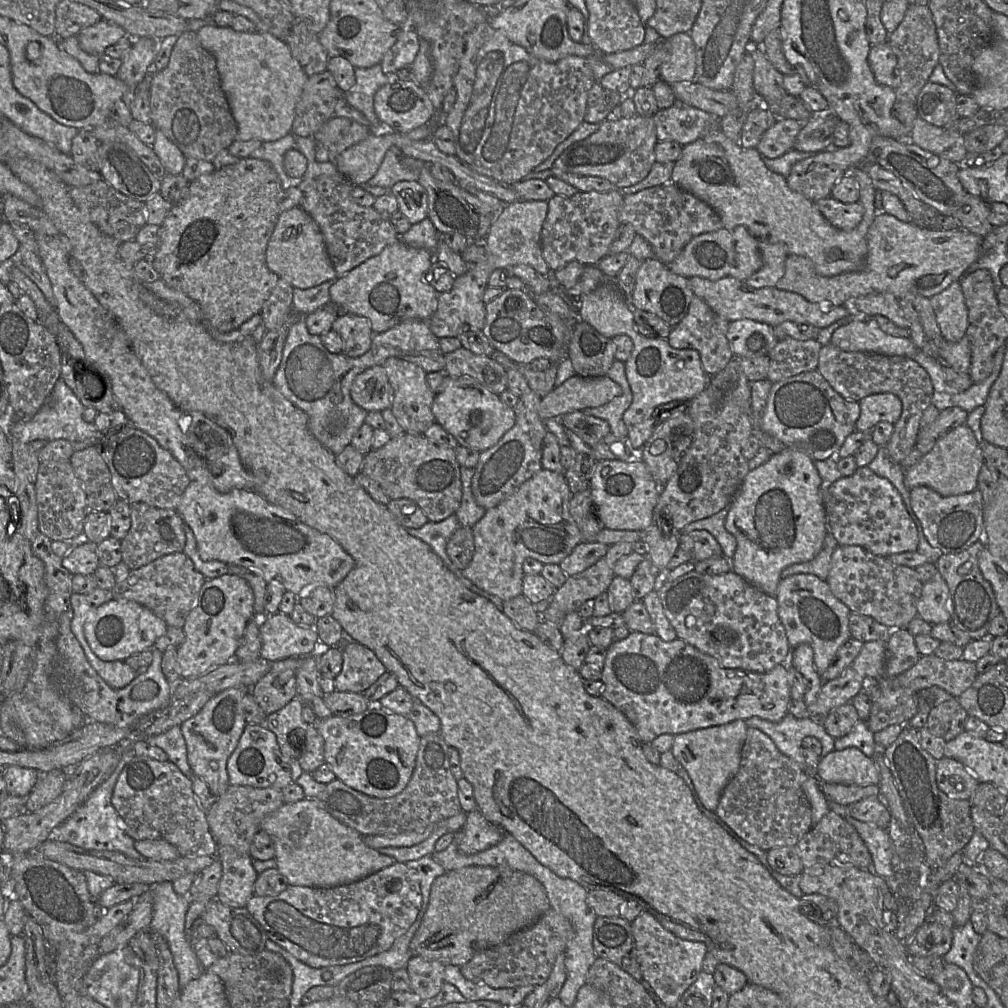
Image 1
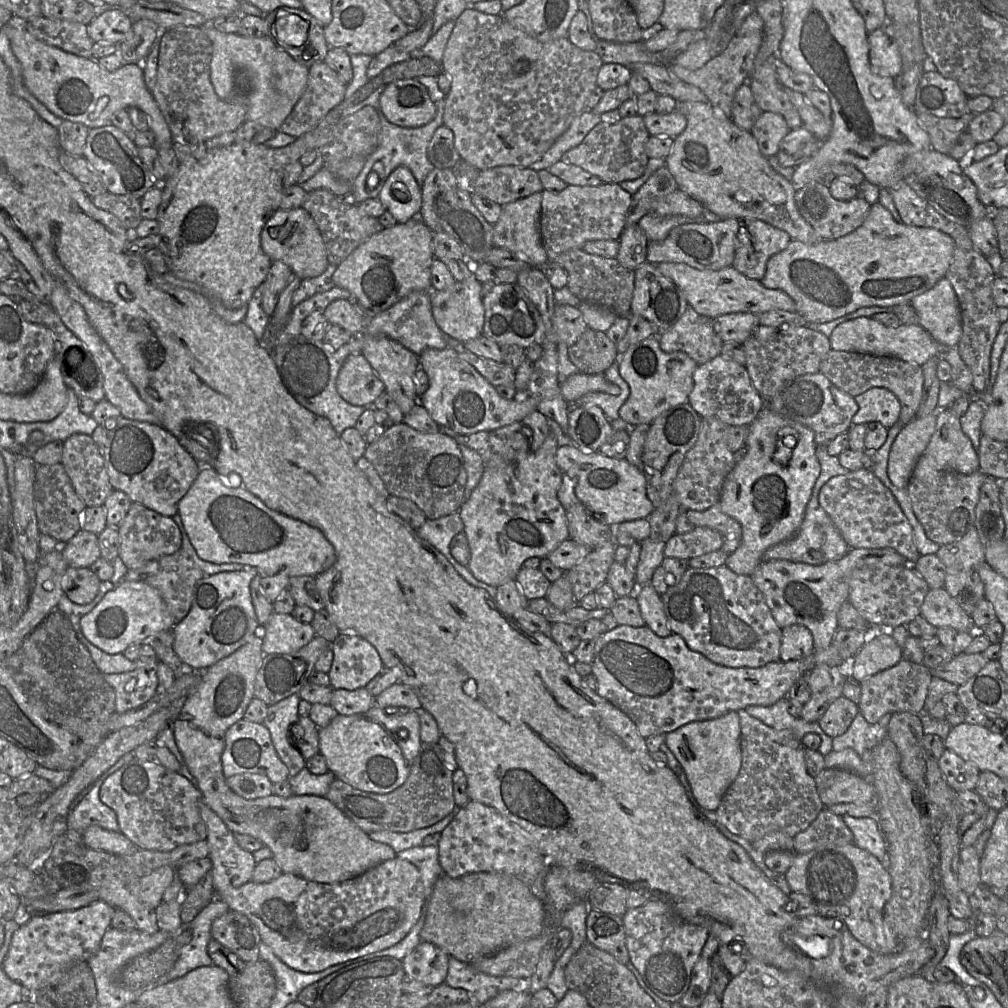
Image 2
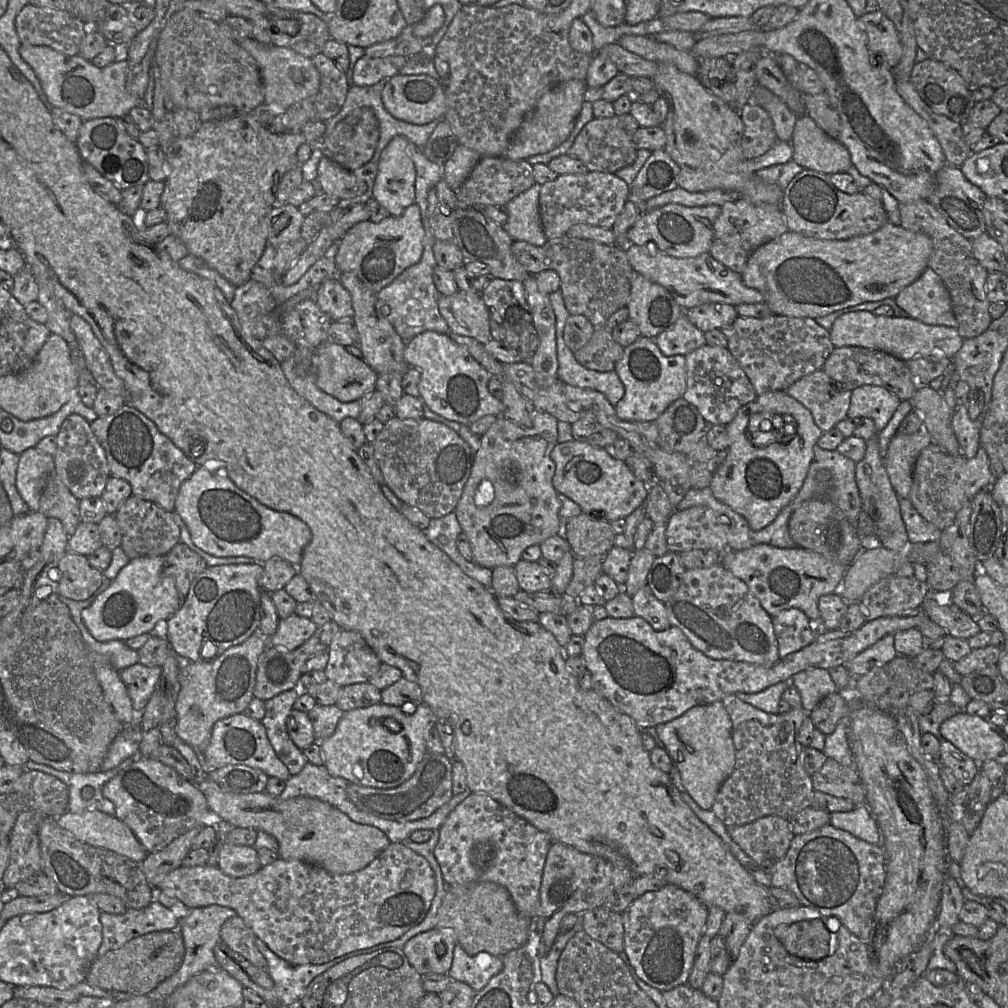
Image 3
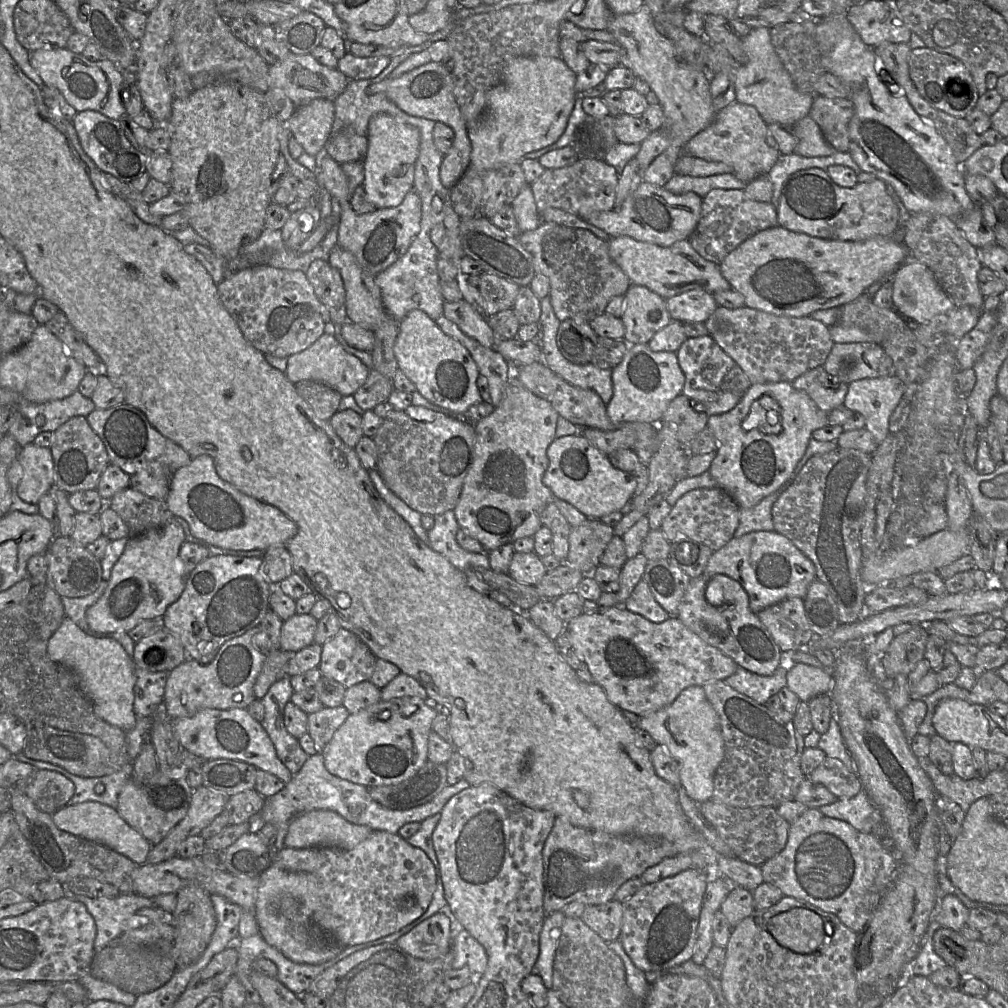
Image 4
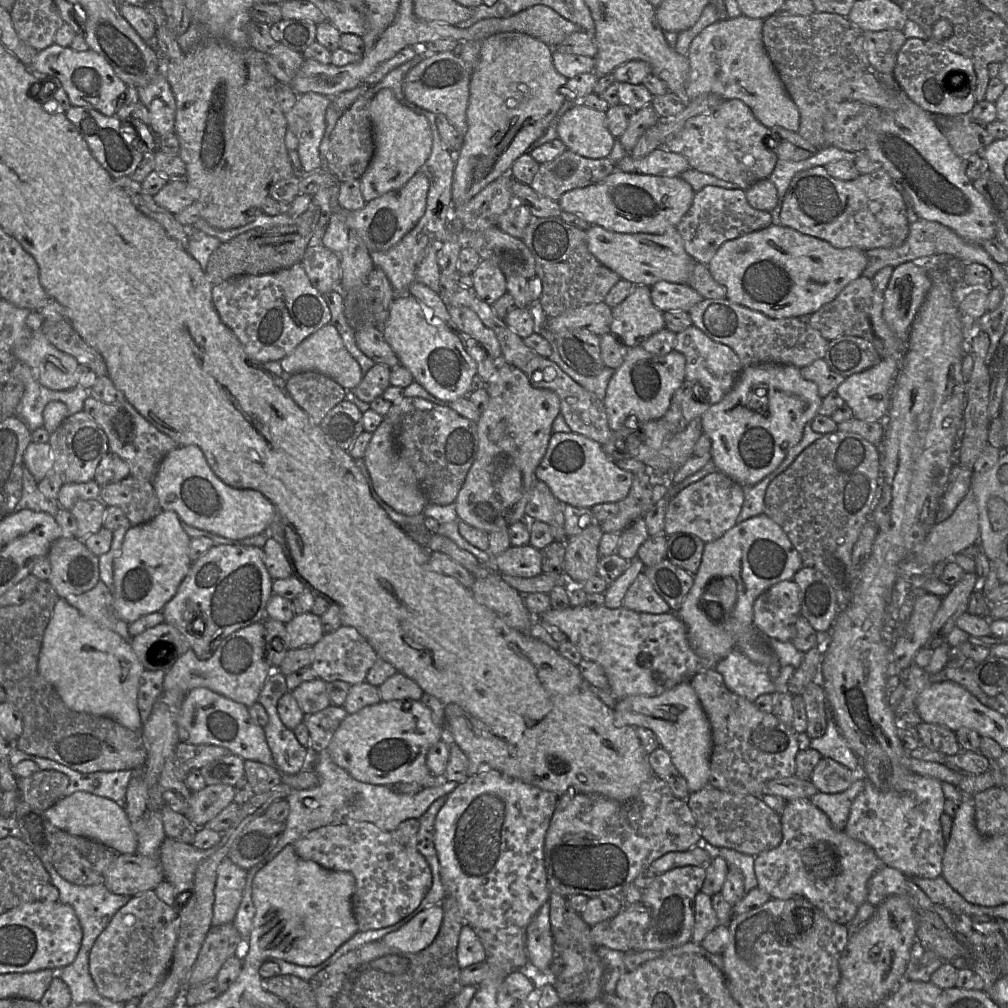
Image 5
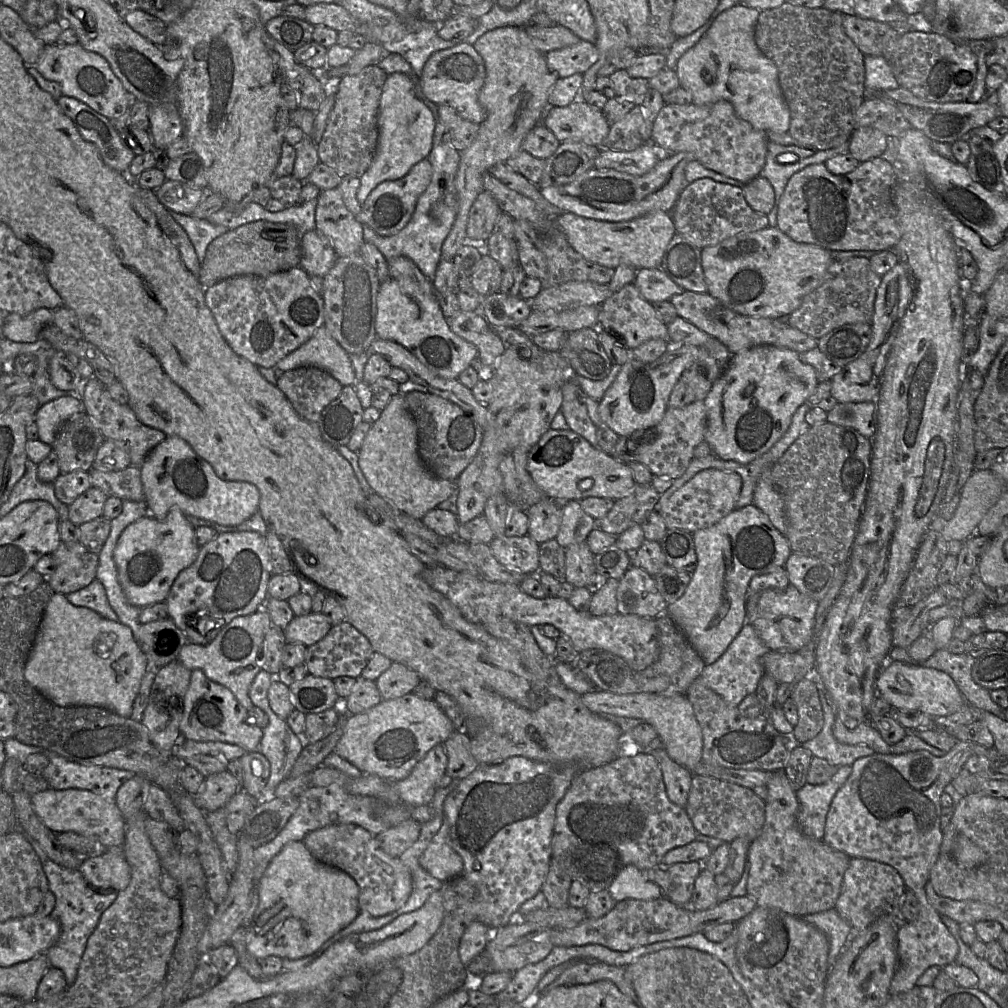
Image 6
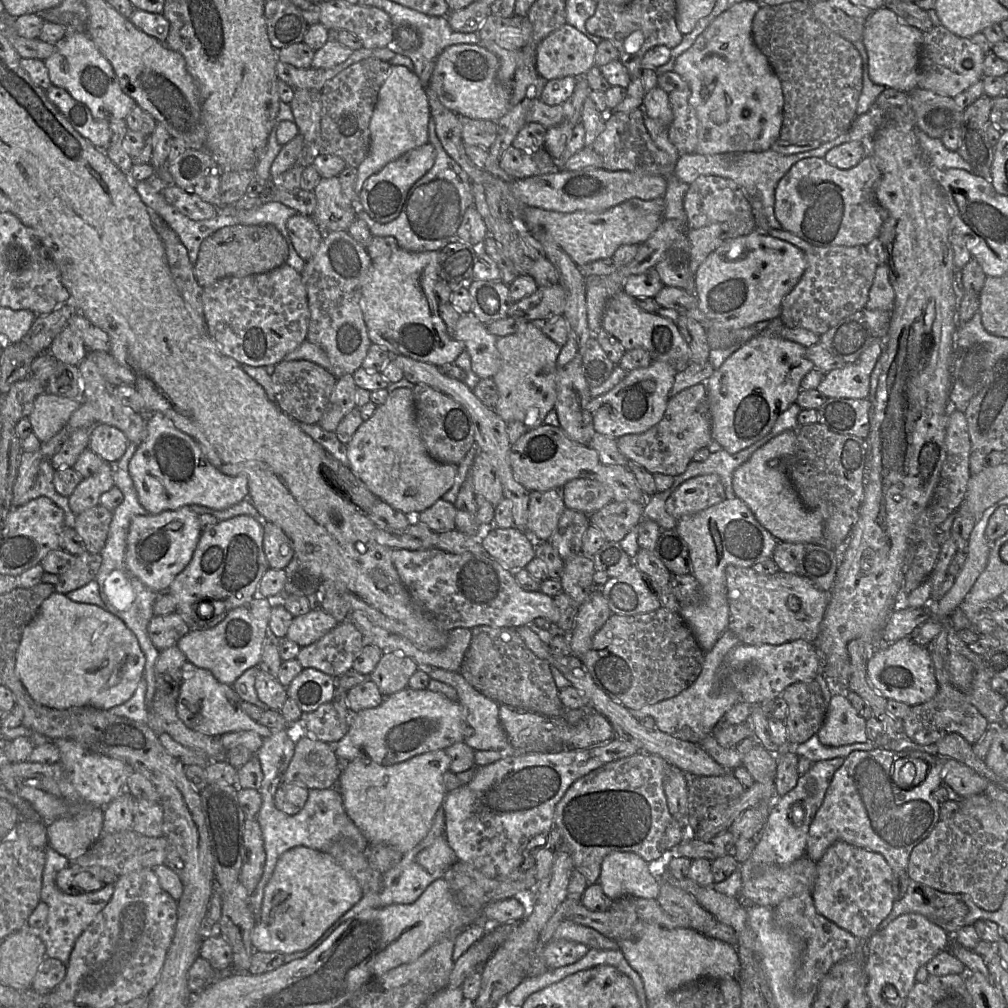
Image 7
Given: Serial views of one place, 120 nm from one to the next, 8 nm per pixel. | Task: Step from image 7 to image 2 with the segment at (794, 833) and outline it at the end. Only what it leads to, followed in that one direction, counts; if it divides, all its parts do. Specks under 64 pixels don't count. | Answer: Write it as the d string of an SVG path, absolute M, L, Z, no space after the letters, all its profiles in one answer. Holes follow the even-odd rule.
M845 814L842 819L853 833L854 844L874 855L887 869L887 843L877 817L859 818Z

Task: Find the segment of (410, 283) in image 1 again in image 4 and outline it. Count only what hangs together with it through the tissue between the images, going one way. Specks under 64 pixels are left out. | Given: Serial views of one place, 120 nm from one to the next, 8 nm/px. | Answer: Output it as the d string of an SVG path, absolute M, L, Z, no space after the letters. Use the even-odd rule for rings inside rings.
M410 190L399 206L376 209L371 213L358 214L349 199L341 200L338 224L338 245L351 252L361 267L376 276L403 256L421 229L422 203L417 192Z

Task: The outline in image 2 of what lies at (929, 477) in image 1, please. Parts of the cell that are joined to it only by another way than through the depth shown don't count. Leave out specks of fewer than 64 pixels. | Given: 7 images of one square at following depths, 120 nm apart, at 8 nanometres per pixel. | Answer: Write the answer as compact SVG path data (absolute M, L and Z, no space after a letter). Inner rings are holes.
M949 407L936 412L936 428L924 452L938 470L971 474L979 470L979 456L963 432L960 417Z

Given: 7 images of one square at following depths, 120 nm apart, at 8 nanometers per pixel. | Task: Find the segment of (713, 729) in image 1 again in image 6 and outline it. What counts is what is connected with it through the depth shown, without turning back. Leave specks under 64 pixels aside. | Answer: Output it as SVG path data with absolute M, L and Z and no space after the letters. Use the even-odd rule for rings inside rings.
M593 690L581 696L583 704L592 712L601 715L637 718L652 725L670 758L692 773L702 762L703 735L693 706L686 695L663 696L651 693L615 694Z

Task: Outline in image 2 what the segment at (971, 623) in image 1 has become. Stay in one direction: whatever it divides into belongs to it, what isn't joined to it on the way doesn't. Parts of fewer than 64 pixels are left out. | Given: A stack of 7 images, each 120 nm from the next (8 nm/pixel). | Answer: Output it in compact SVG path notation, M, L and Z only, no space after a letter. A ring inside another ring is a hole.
M975 526L960 540L940 546L936 555L945 566L944 588L967 614L972 615L978 603L985 598L985 586L979 575L979 569L985 563L985 547Z

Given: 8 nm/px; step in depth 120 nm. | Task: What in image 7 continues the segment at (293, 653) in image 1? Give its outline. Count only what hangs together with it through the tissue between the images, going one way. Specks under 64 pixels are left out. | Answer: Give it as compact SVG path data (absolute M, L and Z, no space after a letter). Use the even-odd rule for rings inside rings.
M321 608L310 610L293 618L286 637L300 647L305 647L321 639L337 625L335 618Z

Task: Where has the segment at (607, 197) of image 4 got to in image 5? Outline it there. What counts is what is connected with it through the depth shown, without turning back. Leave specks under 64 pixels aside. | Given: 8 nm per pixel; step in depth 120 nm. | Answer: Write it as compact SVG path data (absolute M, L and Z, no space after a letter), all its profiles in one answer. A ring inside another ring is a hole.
M567 149L552 161L541 163L530 186L558 202L564 193L601 182L613 172L615 165L609 157L590 159Z

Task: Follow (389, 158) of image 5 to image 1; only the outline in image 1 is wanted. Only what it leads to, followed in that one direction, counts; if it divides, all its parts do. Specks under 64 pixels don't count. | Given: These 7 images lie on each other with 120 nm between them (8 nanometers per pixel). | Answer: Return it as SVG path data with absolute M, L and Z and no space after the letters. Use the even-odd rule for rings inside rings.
M399 181L389 192L397 199L399 211L412 225L428 217L428 193L418 181Z

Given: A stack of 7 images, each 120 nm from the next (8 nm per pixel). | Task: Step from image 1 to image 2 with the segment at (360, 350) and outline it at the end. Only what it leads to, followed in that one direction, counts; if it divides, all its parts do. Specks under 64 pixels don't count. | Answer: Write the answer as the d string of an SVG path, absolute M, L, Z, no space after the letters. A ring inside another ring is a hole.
M346 299L332 301L323 315L331 325L337 325L345 329L352 335L363 330L364 308L357 304L352 304Z

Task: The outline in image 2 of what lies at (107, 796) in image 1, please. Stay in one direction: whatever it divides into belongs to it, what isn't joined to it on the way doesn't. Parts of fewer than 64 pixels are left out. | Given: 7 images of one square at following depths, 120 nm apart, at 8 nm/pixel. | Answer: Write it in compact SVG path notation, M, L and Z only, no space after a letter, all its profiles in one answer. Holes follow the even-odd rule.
M134 751L125 754L96 781L69 816L65 833L69 838L81 842L83 832L92 825L113 832L120 831L116 812L101 801L100 789L106 778L135 758Z

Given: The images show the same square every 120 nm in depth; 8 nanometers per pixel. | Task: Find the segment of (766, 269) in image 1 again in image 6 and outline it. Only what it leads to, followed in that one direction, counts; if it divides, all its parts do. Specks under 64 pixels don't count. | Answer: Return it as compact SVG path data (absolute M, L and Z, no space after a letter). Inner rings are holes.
M701 178L688 184L673 209L672 219L676 232L701 250L738 233L769 227L767 215L754 211L747 203L743 187L716 182L711 178Z

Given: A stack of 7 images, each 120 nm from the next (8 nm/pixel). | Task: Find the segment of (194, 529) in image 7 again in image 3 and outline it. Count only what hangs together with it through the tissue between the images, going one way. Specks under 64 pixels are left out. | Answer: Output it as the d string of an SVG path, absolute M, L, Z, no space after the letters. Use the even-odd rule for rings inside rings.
M143 556L130 561L119 571L110 586L81 612L83 623L95 639L126 641L151 633L160 620L170 618L181 606L174 580L165 575L164 556Z

